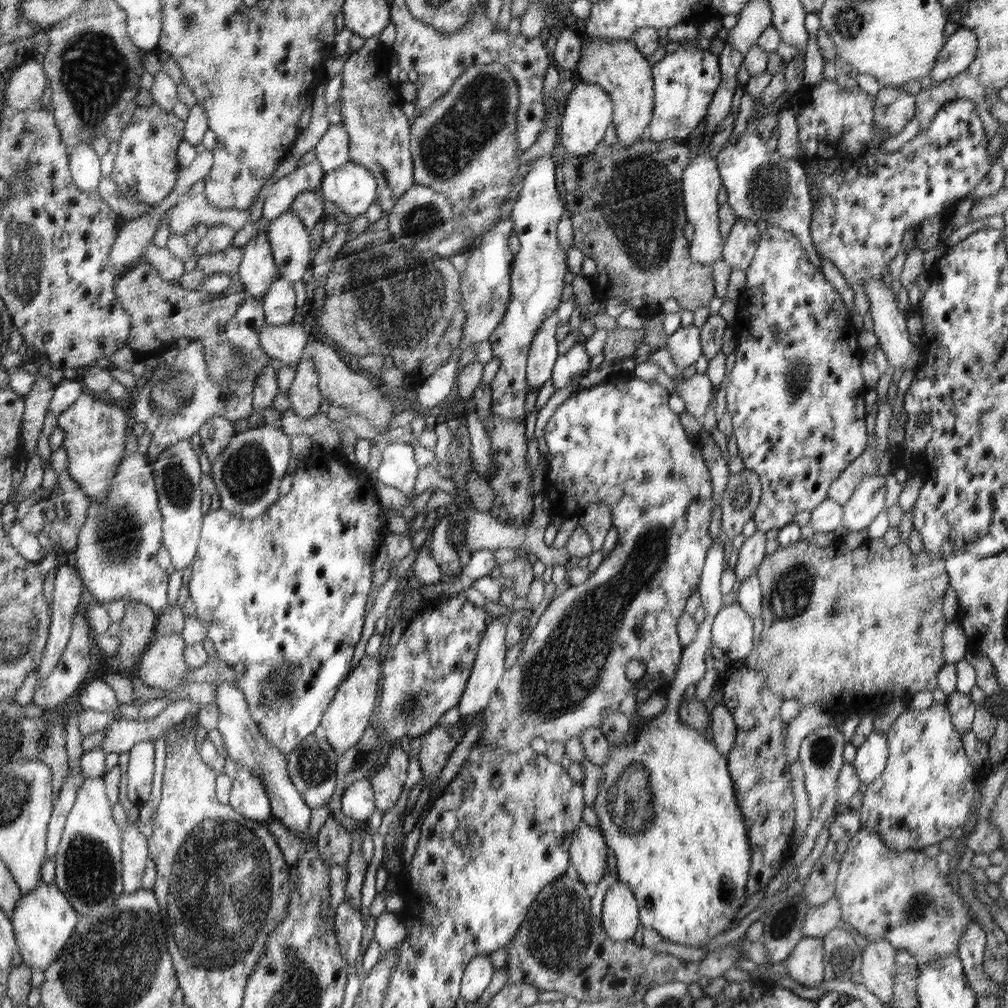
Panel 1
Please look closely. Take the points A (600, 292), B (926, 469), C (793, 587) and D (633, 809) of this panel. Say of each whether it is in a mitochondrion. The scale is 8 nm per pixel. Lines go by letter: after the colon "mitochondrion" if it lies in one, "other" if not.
A: other
B: other
C: mitochondrion
D: mitochondrion

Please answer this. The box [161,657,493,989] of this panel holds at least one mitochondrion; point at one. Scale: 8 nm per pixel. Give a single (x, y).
(217, 943)

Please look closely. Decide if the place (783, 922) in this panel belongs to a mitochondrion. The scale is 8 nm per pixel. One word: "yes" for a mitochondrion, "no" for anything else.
yes

